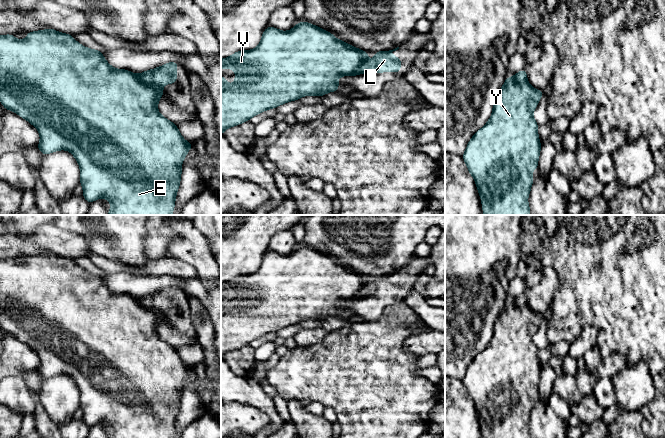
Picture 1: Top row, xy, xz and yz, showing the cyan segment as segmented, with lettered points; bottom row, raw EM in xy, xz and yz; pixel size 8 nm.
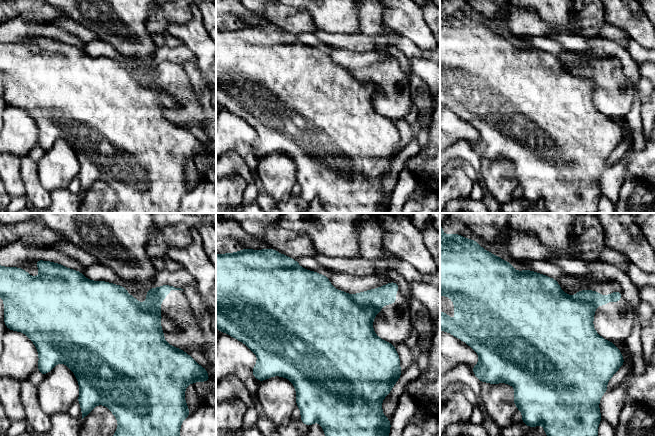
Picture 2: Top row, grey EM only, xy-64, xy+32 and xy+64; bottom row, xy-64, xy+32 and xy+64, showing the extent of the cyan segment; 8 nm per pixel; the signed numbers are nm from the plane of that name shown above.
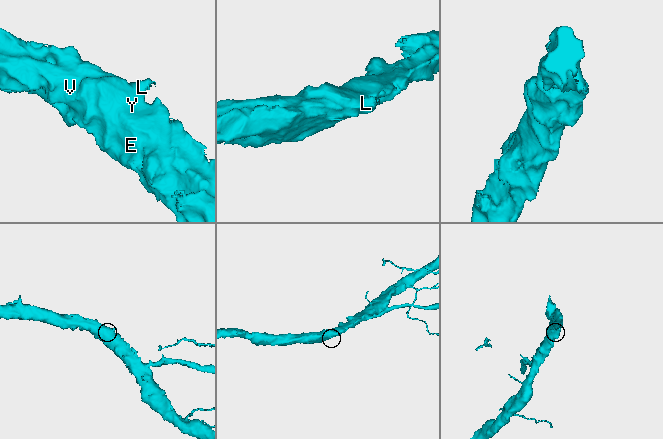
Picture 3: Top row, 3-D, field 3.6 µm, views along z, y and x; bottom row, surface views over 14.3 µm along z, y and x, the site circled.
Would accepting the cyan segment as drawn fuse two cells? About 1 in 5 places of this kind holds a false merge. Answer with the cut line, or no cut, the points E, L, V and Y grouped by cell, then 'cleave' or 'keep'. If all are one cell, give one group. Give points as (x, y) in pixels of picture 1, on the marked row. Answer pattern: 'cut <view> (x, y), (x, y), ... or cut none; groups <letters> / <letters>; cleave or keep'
cut xy (134, 74), (162, 92); groups E V Y / L; cleave

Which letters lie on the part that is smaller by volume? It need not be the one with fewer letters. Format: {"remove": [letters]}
{"remove": ["L"]}

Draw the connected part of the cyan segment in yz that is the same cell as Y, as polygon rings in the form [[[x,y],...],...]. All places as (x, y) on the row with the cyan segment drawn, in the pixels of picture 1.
[[[512,76],[506,78],[495,97],[491,117],[468,142],[462,158],[477,186],[478,194],[481,197],[483,215],[530,215],[528,196],[534,183],[531,171],[538,169],[542,146],[538,136],[539,125],[533,117],[533,112],[543,95],[542,90],[533,88],[527,80],[519,82]]]

